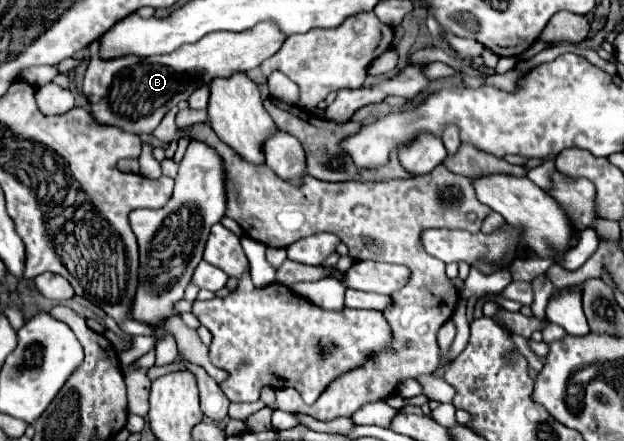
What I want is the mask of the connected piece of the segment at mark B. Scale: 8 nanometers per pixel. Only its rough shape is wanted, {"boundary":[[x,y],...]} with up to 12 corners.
{"boundary":[[273,22],[207,34],[163,56],[91,58],[97,122],[151,134],[213,78],[247,72]]}

